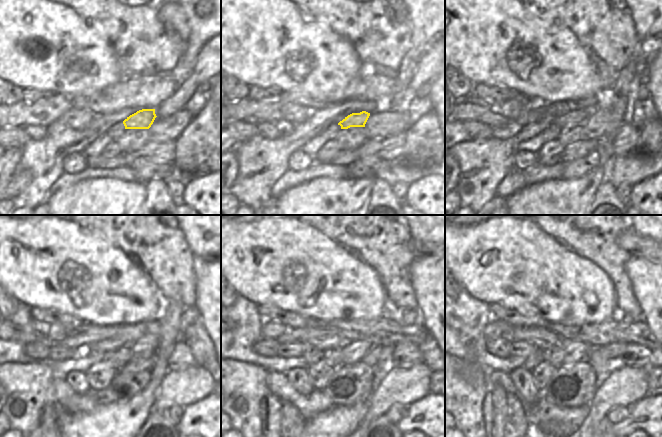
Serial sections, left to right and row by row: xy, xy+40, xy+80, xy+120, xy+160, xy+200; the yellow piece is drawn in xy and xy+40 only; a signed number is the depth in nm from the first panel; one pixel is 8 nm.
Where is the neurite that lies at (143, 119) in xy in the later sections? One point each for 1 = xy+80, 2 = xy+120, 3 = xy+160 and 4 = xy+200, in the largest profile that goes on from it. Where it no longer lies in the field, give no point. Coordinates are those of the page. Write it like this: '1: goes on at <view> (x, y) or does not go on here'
1: goes on at xy+80 (568, 115)
2: goes on at xy+120 (105, 338)
3: goes on at xy+160 (317, 337)
4: goes on at xy+200 (541, 338)

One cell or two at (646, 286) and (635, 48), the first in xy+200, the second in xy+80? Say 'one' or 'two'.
two

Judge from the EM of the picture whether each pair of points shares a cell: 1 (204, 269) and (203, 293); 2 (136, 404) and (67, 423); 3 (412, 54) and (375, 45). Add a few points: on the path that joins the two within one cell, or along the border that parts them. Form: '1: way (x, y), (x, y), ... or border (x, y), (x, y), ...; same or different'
1: way (204, 275), (204, 287); same
2: way (119, 421), (117, 423), (84, 423); same
3: border (411, 30), (411, 47), (395, 74); different

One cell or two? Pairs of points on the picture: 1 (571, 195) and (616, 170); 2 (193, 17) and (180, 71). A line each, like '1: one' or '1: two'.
1: two
2: one

